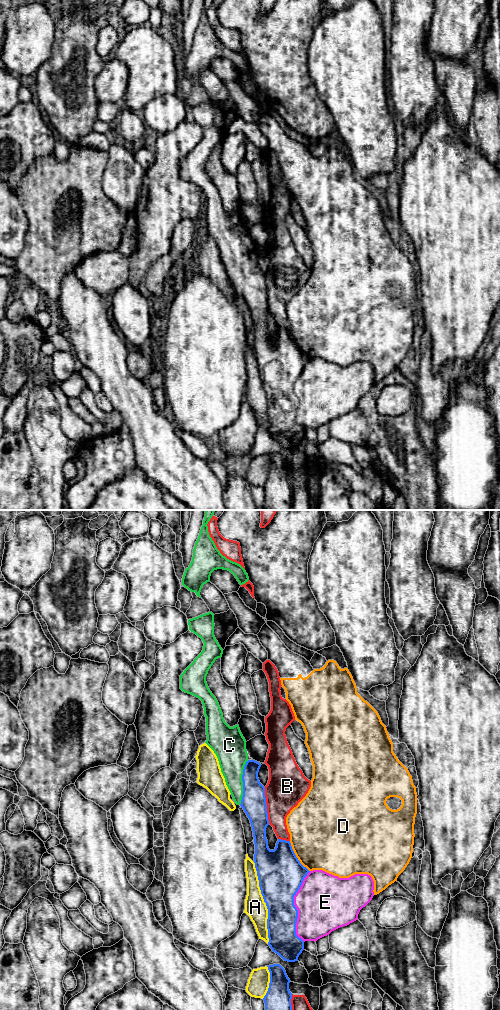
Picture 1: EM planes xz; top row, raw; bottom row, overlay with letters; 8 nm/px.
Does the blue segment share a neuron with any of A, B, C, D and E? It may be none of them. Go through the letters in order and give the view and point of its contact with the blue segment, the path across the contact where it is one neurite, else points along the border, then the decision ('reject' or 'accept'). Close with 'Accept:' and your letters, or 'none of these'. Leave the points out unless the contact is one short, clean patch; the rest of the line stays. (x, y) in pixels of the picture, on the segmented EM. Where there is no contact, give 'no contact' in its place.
A: contact xz (265, 902); reject
B: contact xz (266, 805); reject
C: contact xz (243, 782); way xz (253, 802), (243, 782), (232, 755); accept
D: contact xz (295, 856); border xz (289, 841), (295, 856), (309, 871); reject
E: contact xz (294, 906); reject
Accept: C

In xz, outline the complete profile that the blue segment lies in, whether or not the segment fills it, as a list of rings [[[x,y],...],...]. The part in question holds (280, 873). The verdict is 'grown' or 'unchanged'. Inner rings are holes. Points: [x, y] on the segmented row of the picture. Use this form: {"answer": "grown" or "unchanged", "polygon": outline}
{"answer": "grown", "polygon": [[[208,612],[188,620],[189,630],[200,637],[204,643],[202,652],[180,675],[180,689],[202,701],[206,717],[206,744],[216,754],[221,772],[234,802],[240,805],[250,820],[255,854],[254,863],[259,880],[259,887],[268,909],[267,929],[268,945],[284,961],[298,961],[304,950],[304,941],[296,935],[298,910],[294,905],[294,896],[300,889],[304,878],[310,872],[296,857],[290,841],[278,839],[274,850],[268,847],[266,828],[269,825],[265,787],[260,783],[258,772],[261,764],[248,759],[246,740],[239,725],[230,727],[223,718],[223,713],[216,697],[210,691],[206,676],[216,659],[221,658],[223,649],[214,636],[214,614]]]}

